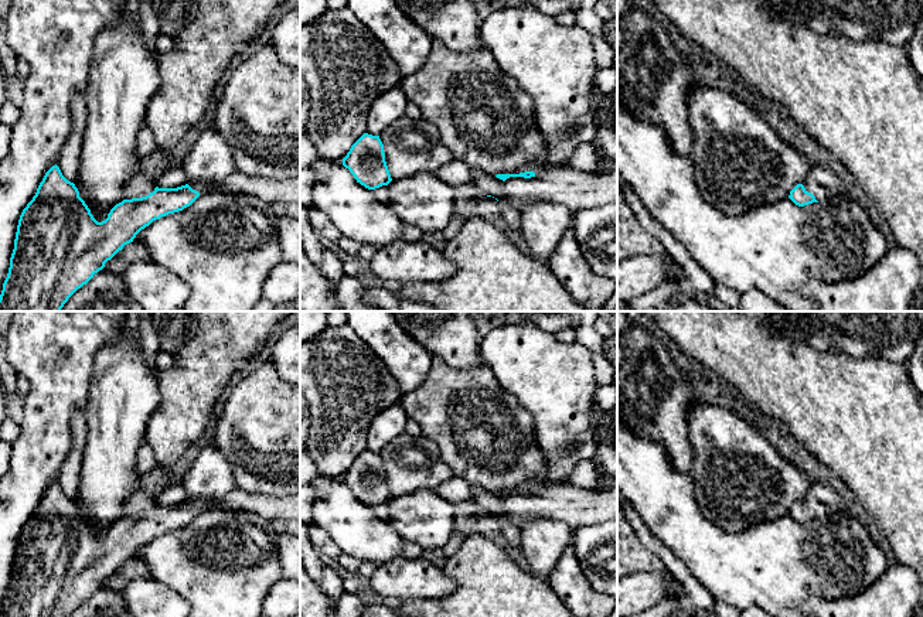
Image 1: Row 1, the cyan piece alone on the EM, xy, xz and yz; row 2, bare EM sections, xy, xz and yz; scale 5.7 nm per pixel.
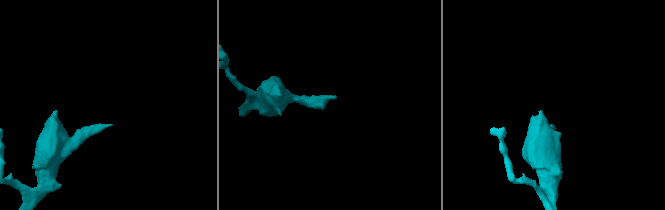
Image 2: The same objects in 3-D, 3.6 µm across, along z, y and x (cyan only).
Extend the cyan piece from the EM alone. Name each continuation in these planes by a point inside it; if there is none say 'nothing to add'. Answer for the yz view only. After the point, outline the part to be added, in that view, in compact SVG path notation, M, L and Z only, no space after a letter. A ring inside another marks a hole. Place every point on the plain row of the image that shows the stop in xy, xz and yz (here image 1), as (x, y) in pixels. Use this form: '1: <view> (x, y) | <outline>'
1: yz (823, 511) | M803 500L806 508L811 509L817 518L830 519L837 518L837 508L834 505L825 505L817 500Z

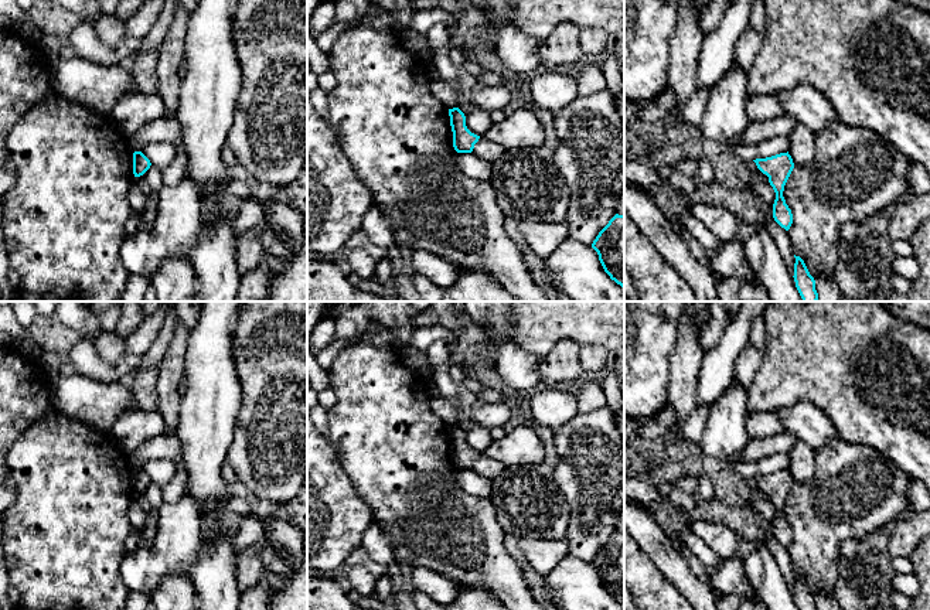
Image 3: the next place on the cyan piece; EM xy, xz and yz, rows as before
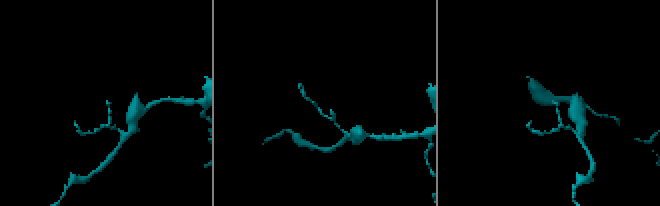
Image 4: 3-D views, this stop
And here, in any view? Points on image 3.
nothing to add

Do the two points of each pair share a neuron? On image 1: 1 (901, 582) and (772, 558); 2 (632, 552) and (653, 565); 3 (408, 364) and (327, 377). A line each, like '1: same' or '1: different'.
1: different
2: same
3: different

